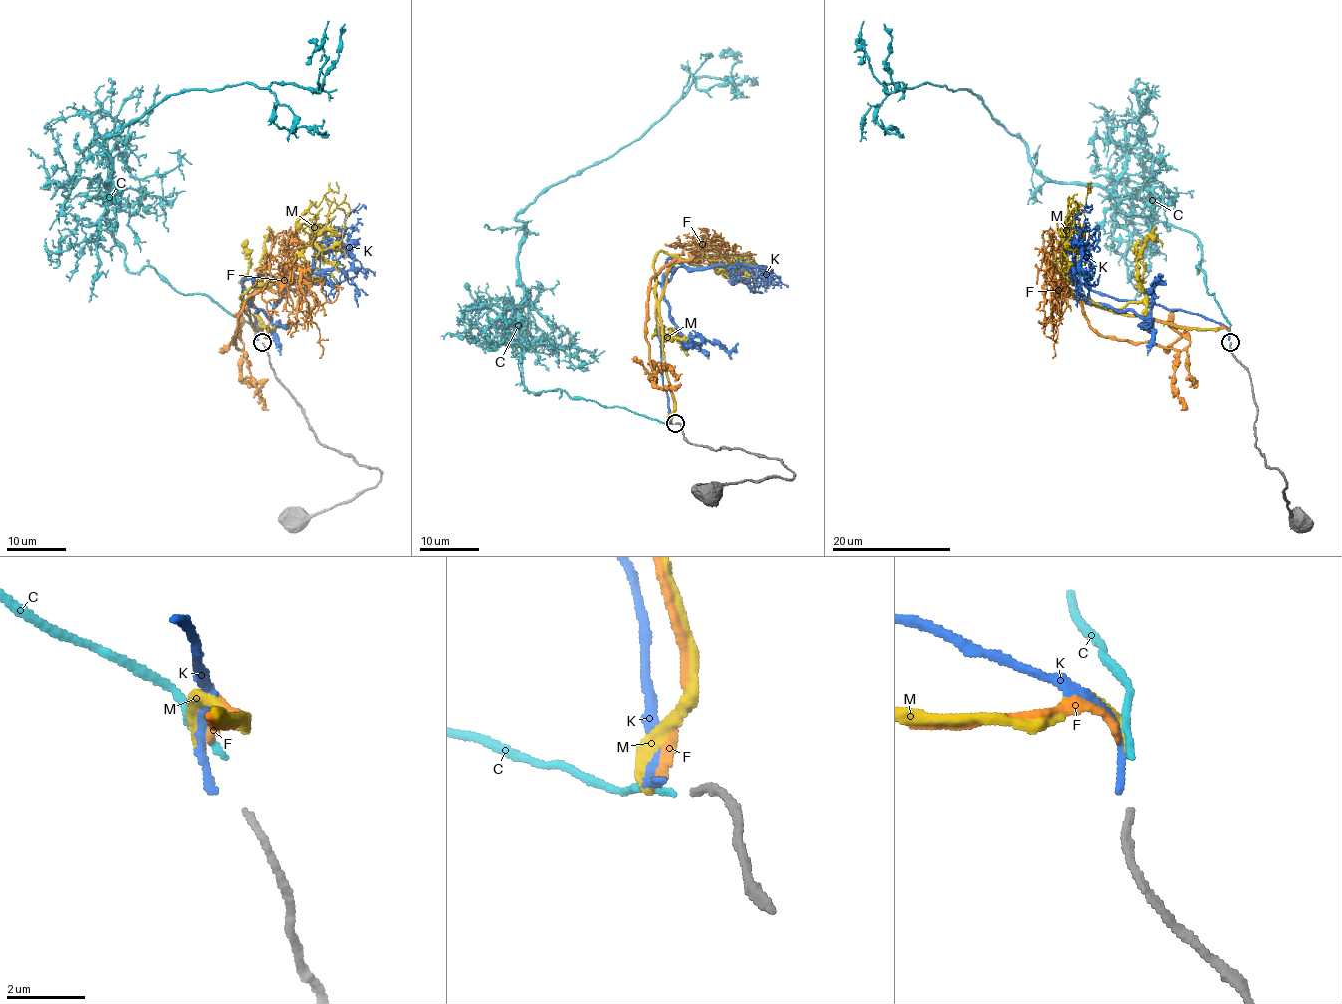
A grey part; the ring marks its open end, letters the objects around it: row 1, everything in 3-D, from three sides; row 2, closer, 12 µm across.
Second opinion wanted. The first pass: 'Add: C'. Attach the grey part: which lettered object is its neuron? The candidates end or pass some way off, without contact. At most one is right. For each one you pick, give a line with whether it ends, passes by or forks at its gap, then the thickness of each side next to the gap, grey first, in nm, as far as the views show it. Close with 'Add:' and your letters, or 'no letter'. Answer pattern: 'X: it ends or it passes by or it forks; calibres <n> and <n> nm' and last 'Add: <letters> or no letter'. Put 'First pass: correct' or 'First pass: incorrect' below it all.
C: it ends; calibres 180 and 150 nm
Add: C
First pass: correct

